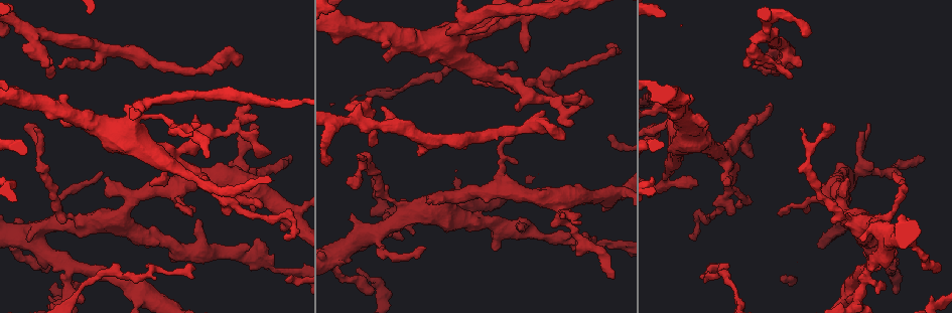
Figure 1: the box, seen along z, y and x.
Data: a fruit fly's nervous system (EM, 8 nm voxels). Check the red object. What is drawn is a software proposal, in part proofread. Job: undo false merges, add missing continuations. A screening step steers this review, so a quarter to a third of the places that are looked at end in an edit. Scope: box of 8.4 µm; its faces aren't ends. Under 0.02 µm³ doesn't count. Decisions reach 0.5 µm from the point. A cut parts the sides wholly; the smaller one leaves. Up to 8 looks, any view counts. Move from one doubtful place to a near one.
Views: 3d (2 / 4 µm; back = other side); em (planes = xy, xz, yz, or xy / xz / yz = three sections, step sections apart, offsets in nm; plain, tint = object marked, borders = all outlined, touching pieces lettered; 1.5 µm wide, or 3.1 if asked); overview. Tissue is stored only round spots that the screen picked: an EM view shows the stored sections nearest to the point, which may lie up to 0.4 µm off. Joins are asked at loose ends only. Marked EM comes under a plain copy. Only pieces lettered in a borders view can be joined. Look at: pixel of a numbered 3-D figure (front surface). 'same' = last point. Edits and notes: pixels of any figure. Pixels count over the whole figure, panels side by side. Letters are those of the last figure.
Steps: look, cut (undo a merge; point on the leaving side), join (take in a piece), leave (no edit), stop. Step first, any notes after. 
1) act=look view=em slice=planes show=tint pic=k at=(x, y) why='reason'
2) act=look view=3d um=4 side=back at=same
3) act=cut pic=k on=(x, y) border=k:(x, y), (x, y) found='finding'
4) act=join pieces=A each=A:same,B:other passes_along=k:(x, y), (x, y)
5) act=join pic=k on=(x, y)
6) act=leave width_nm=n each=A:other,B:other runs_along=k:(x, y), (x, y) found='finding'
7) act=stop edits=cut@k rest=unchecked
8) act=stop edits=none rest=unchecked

act=look view=3d um=2 pic=1 at=(590, 239) why='free end'

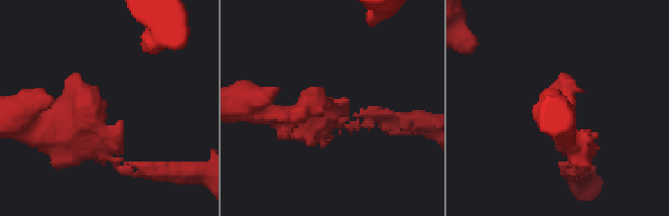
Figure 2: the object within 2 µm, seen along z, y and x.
act=look view=em slice=xz step=4 show=borders pic=2 at=(104, 103)

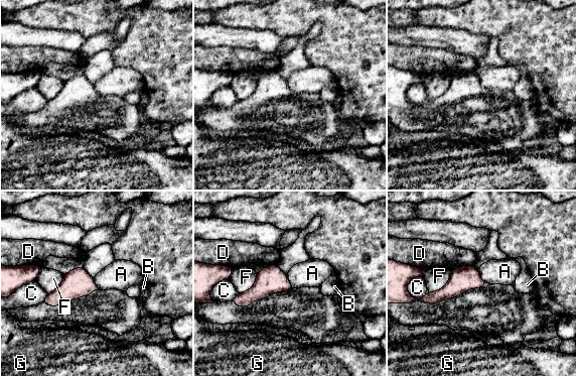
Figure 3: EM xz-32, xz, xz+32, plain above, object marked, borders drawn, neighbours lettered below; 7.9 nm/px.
act=leave width_nm=190 each=A:other,B:other,C:other,D:other,F:other,G:other border=3:(286, 274), (289, 282), (294, 287) found='no lettered piece goes on from it'

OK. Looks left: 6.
act=look view=em um=3.1 slice=planes show=borders pic=1 at=(852, 174) why='thin neck'

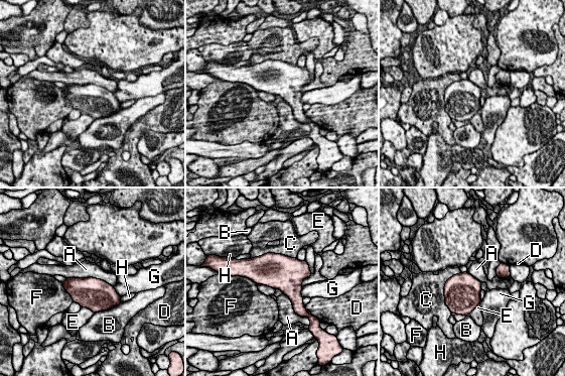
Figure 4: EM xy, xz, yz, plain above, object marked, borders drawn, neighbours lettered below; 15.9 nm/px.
act=leave width_nm=400 each=A:other,B:other,C:other,D:other,E:other,F:other,G:other,H:other border=4:(66, 277), (96, 277), (113, 286) found='one cell here'

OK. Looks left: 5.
act=look view=3d um=4 pic=1 at=(614, 276) why='branch stops here'

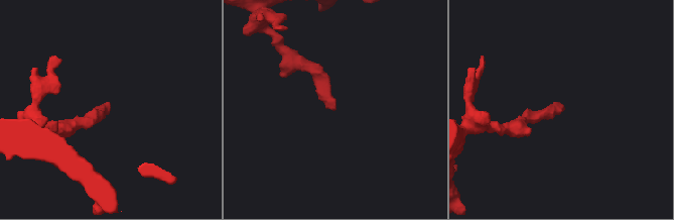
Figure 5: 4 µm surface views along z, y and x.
act=look view=em slice=planes show=borders pic=5 at=(334, 107) why='now the EM'

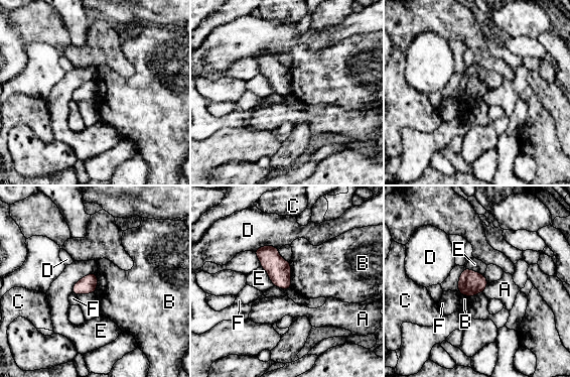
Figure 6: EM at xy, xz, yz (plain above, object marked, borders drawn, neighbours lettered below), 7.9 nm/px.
act=leave longest_contact=E:260nm each=A:other,B:other,C:other,D:other,E:other,F:other border=6:(290, 261), (291, 287) found='no lettered piece goes on from it'

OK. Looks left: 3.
act=stop edits=none rest=unchecked

